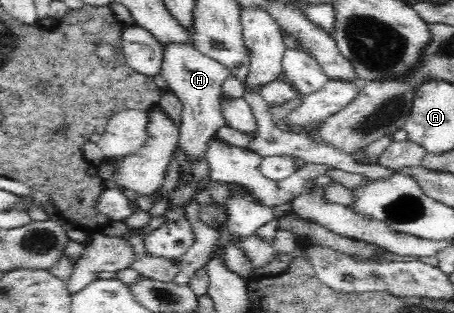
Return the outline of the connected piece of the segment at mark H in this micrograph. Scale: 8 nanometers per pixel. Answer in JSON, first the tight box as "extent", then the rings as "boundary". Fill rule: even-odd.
{"extent":[161,42,231,162],"boundary":[[[170,42],[162,46],[162,51],[164,60],[162,60],[161,76],[168,83],[169,90],[182,101],[183,106],[178,146],[190,162],[198,162],[200,158],[205,158],[209,140],[226,125],[226,119],[221,111],[221,98],[224,82],[231,73],[226,65],[204,56],[190,43]]]}

